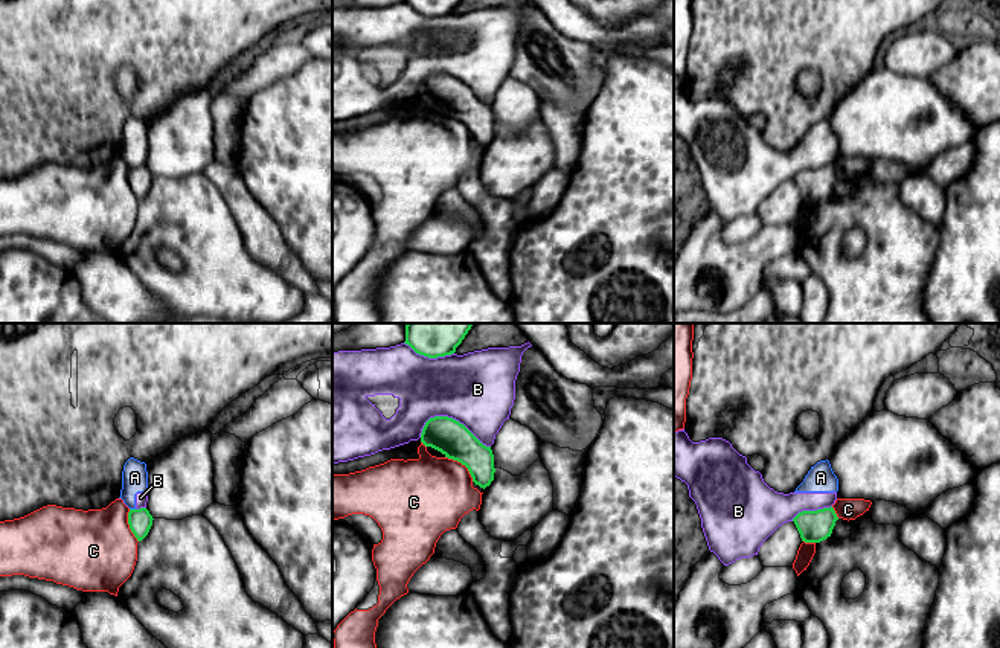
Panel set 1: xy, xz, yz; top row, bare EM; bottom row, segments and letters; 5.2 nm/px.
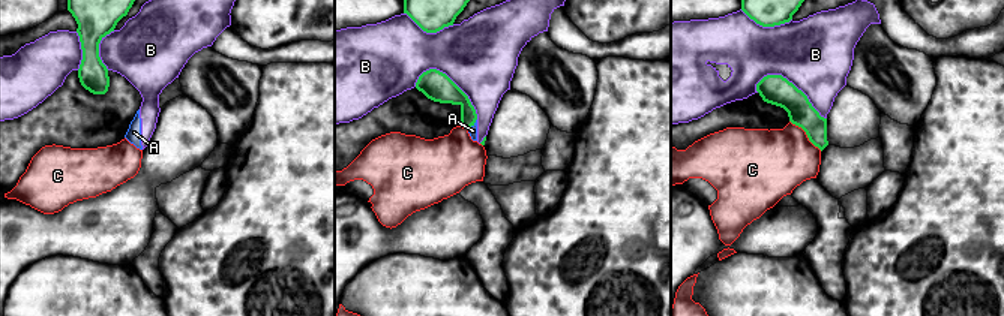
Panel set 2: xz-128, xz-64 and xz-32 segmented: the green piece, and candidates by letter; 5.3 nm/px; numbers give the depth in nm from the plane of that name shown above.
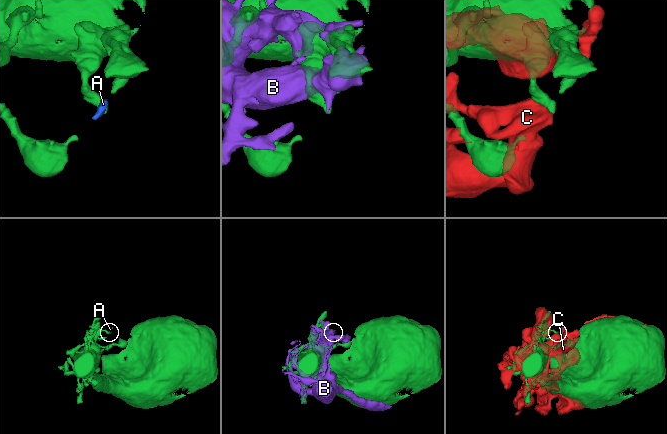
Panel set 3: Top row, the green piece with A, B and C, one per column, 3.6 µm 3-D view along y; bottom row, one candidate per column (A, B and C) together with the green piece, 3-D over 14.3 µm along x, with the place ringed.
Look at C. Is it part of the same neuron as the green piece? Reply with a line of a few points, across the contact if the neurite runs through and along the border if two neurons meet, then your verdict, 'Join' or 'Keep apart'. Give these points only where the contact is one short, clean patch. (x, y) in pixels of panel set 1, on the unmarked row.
Keep apart

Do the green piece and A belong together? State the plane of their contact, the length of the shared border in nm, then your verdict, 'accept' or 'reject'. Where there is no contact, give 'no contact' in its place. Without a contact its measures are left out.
xy | 30 nm | reject

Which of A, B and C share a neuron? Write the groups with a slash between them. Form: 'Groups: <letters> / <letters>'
Groups: A B / C

